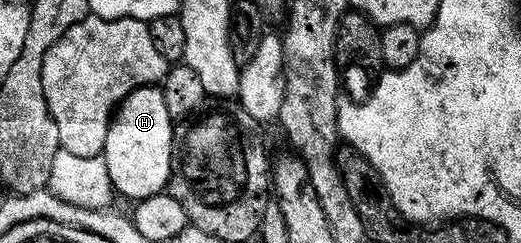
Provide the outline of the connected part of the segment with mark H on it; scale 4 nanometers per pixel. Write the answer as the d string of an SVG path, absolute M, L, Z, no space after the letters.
M160 87L136 88L122 100L109 122L105 139L105 165L118 197L140 202L164 193L169 180L169 139L173 136L169 107Z

